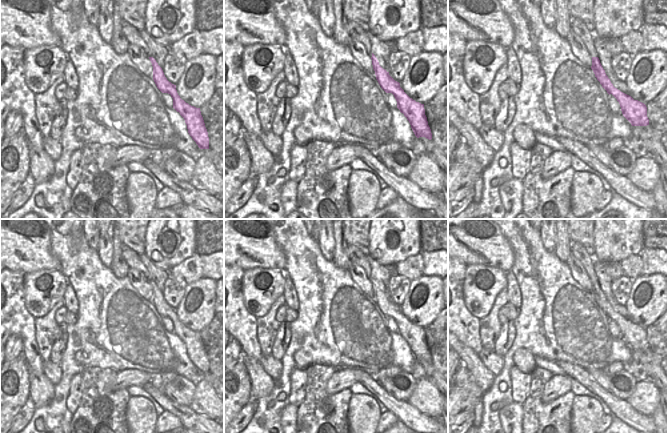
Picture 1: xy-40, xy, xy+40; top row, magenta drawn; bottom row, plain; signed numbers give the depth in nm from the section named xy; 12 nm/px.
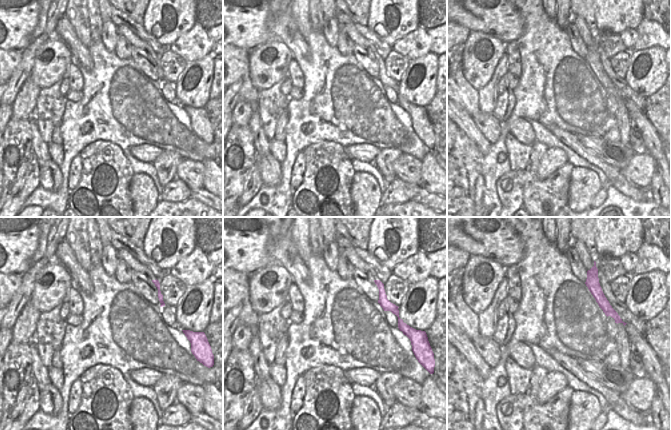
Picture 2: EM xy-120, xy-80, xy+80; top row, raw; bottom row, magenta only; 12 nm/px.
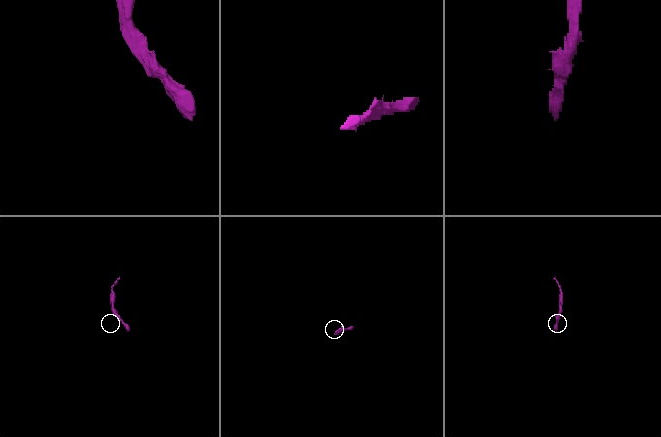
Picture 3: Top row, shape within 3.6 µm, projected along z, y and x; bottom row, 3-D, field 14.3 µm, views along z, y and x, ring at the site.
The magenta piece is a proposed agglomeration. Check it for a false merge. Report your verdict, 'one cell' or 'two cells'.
two cells

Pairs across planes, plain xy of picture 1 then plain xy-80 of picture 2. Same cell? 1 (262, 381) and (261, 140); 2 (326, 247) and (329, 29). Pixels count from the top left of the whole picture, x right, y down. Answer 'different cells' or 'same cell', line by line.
1: different cells
2: same cell

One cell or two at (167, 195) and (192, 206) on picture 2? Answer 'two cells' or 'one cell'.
two cells

